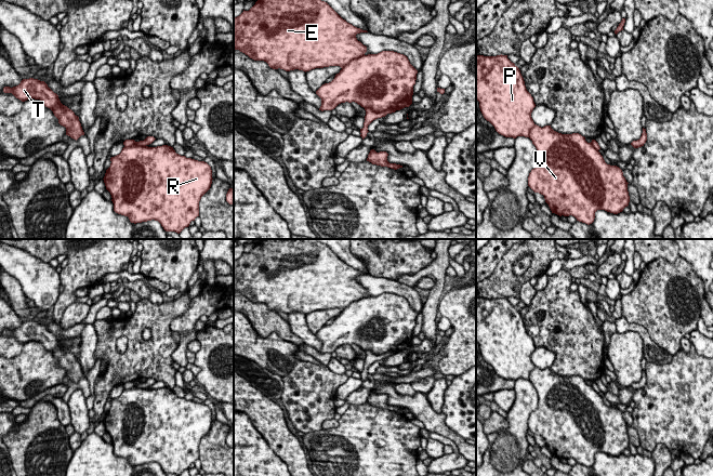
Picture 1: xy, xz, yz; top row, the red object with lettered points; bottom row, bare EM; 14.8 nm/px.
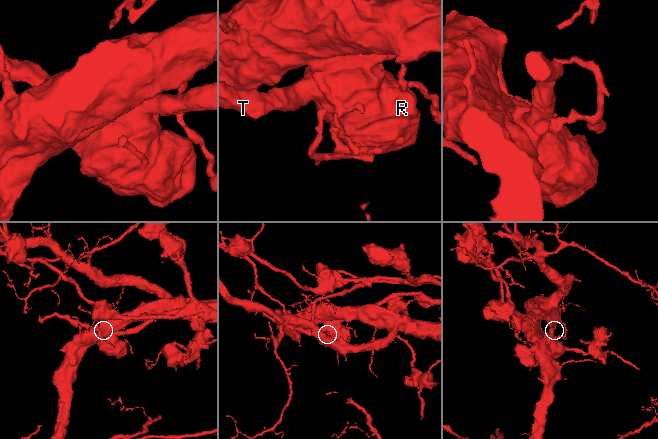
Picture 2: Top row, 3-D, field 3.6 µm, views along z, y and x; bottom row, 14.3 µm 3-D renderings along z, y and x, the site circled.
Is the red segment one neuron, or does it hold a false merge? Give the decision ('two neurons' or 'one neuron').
two neurons

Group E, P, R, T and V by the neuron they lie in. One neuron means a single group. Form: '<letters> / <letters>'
E P / R T V

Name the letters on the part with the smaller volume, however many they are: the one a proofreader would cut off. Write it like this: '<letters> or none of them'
R, T, V

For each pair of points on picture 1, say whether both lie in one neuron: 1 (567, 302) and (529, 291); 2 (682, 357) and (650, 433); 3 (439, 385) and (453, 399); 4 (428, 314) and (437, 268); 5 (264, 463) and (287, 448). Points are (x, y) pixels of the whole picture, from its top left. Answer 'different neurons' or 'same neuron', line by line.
1: different neurons
2: same neuron
3: different neurons
4: same neuron
5: different neurons

